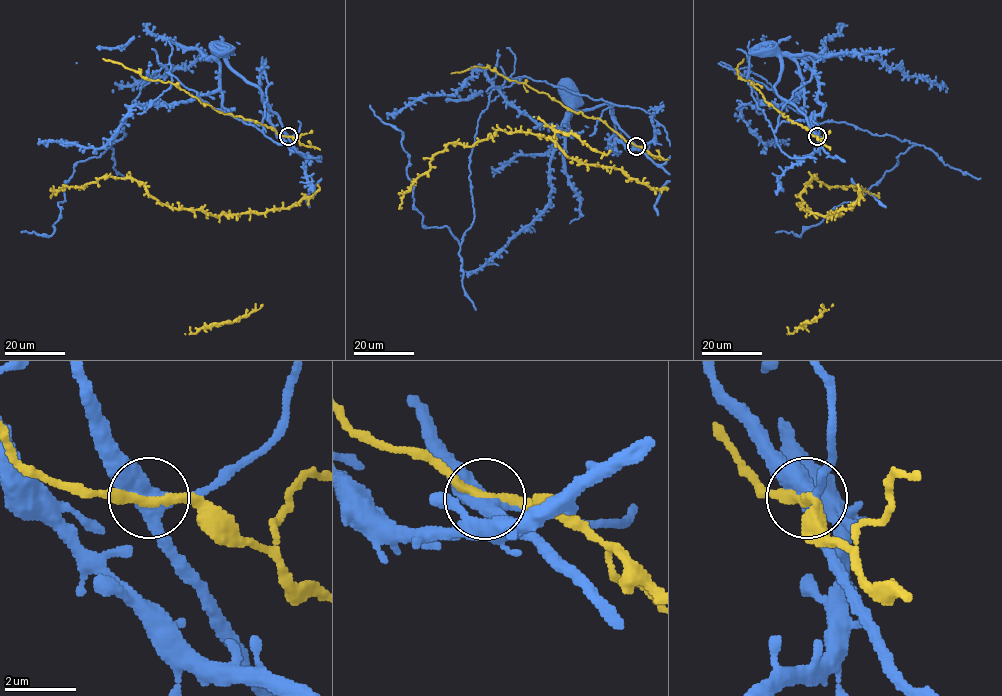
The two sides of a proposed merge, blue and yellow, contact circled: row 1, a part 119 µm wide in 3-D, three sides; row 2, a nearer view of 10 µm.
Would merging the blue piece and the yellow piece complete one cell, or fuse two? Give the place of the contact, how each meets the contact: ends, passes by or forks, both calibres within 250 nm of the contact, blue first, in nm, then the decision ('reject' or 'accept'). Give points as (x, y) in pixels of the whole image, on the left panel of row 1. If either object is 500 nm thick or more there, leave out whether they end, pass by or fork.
at (288, 136); blue forks there; yellow passes by; 400 nm thick on the blue side, 240 nm on the other; reject

